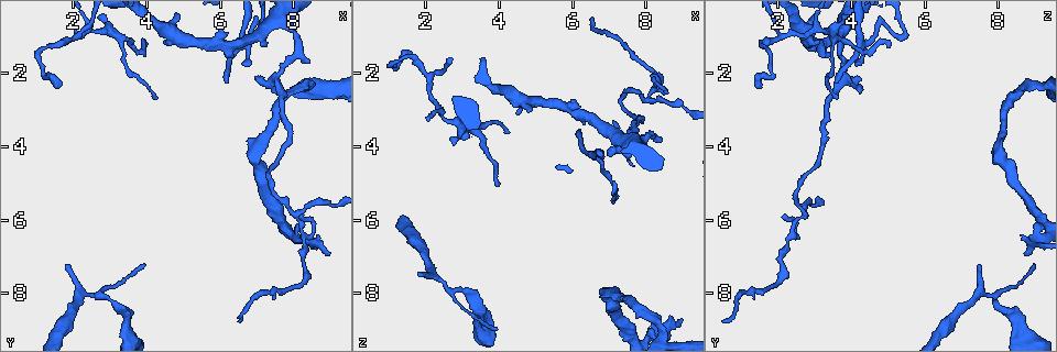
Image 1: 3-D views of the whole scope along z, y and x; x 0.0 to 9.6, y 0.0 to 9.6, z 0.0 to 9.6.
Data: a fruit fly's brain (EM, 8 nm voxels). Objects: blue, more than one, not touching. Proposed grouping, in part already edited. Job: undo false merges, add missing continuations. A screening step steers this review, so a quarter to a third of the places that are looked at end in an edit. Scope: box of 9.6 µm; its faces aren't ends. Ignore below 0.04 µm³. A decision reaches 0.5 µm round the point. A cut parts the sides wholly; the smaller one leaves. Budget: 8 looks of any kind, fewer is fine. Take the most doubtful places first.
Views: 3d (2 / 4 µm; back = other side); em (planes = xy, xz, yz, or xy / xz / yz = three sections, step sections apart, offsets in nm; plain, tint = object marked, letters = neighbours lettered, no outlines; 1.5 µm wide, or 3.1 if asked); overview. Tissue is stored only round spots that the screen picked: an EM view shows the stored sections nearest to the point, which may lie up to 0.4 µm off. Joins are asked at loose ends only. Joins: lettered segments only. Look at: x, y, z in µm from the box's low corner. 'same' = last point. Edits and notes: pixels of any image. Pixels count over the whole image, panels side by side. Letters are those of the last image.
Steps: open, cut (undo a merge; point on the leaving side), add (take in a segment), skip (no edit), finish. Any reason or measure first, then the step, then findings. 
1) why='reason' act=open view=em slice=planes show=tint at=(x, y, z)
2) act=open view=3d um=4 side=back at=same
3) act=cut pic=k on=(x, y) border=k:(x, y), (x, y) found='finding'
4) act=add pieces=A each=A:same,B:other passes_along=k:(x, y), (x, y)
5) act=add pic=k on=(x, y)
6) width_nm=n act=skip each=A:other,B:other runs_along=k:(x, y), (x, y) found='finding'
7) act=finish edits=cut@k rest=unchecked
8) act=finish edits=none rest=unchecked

act=open view=em slice=planes show=letters at=(4.25, 2.70, 3.60)

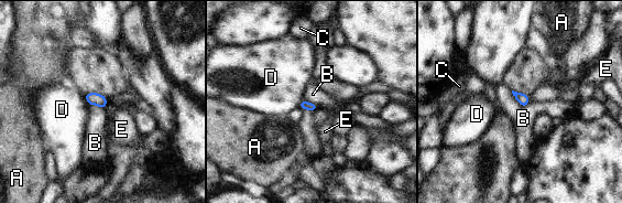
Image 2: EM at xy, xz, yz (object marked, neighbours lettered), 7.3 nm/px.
act=skip each=A:other,B:other,C:other,D:other,E:other border=2:(511, 91), (522, 106), (527, 105) found='none of them fits'

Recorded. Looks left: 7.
why='branch stops here' act=open view=em slice=yz step=4 show=letters at=(1.65, 2.35, 1.60)

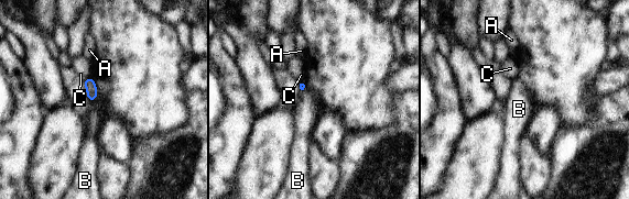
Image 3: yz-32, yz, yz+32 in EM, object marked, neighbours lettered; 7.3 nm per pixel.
why='cut it another way' act=open view=em slice=planes show=letters at=same

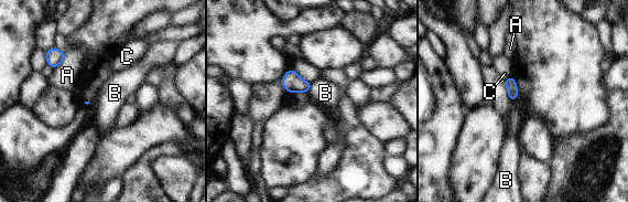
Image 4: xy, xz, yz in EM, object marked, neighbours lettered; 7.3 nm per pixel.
longest_contact=A:150nm act=skip each=A:other,B:other,C:other border=4:(312, 84), (307, 91) found='no lettered segment goes on from it'

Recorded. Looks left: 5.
why='thin neck' act=open view=3d um=4 at=(8.30, 6.65, 2.25)

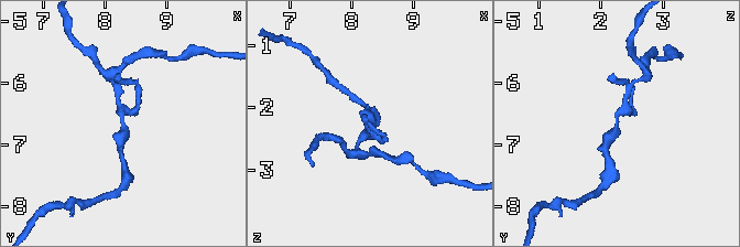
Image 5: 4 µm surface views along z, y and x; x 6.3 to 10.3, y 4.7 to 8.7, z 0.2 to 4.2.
why='shape alone is not enough' act=open view=em slice=yz step=8 show=tint at=(8.30, 6.65, 2.25)

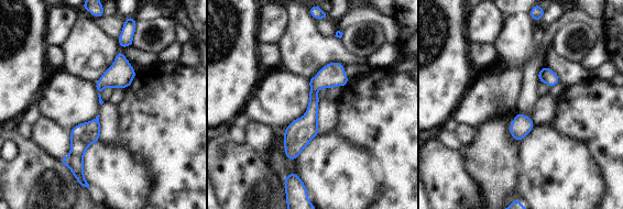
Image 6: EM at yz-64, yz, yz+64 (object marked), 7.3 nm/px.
act=open view=em slice=xy step=8 show=letters at=same

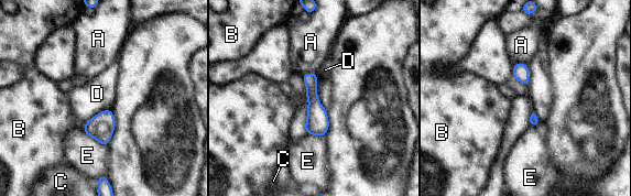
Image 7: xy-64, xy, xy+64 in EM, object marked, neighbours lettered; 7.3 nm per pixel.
width_nm=60 act=skip each=A:other,B:other,C:other,D:other,E:other border=7:(110, 108), (99, 111), (84, 123) found='one neuron here'

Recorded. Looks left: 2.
act=finish edits=none rest=unchecked

